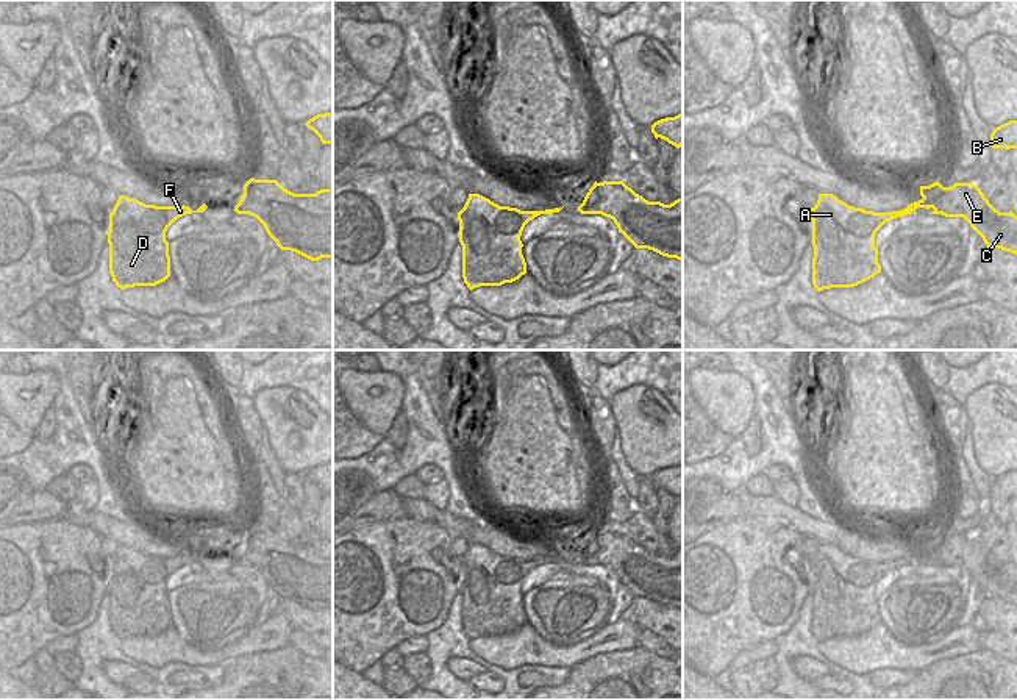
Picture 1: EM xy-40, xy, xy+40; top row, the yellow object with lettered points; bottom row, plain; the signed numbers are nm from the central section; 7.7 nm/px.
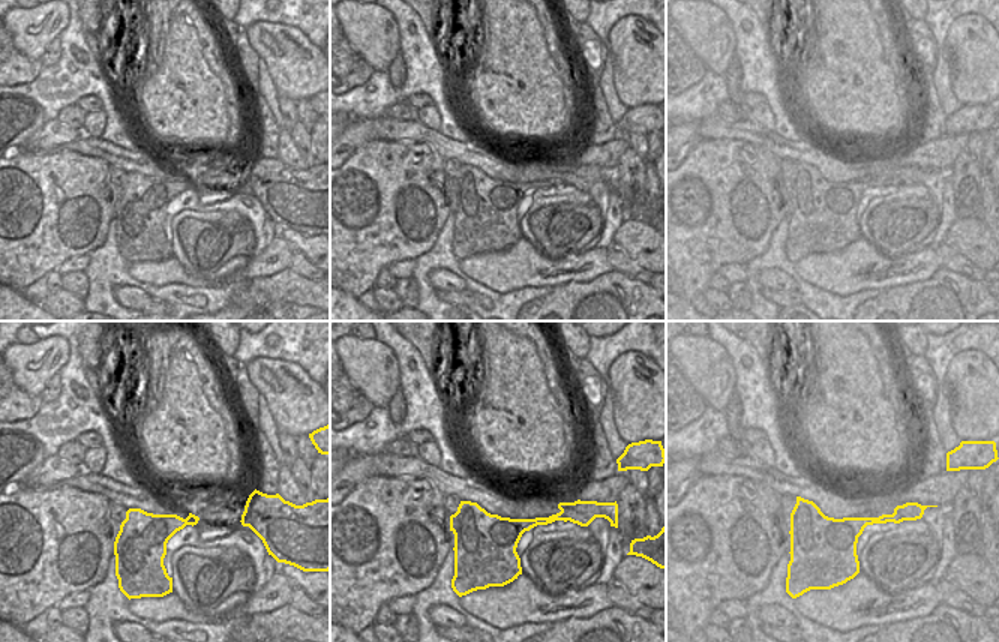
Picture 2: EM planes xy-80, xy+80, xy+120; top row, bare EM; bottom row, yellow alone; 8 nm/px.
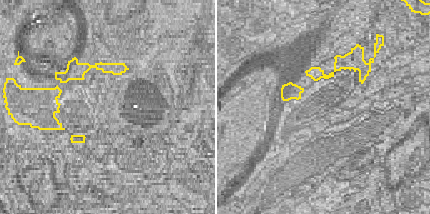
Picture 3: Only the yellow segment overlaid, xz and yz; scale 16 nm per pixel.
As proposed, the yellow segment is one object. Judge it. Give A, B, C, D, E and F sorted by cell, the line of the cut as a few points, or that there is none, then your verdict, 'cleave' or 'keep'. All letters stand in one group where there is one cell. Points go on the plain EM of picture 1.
A B D F / C E; cut in xy+40 along (952, 536), (950, 542), (939, 546), (942, 557), (936, 561); cleave

